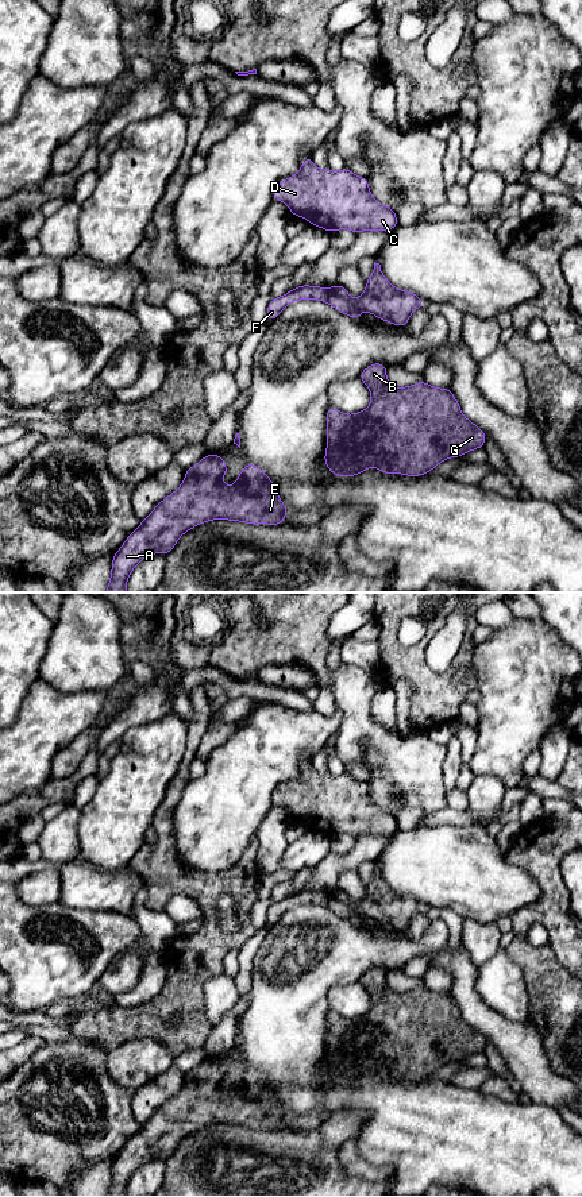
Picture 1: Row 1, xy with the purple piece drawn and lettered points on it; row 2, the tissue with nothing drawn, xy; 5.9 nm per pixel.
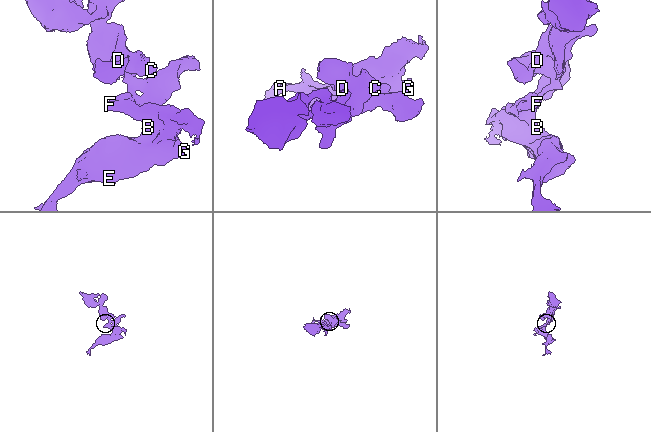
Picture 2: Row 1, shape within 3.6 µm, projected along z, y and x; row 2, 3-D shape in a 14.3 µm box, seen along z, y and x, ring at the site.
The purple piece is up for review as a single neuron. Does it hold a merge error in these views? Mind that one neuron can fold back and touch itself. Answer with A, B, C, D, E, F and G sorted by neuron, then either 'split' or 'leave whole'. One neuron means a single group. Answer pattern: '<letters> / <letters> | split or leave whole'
A B E F G / C D | split

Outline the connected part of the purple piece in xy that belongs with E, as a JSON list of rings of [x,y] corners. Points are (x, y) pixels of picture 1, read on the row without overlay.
[[[208,1058],[188,1073],[182,1089],[155,1111],[113,1159],[105,1197],[127,1197],[128,1181],[139,1166],[151,1158],[166,1161],[184,1138],[203,1127],[284,1127],[289,1113],[262,1073],[247,1066],[232,1090],[221,1086],[226,1078],[227,1067],[217,1058]]]

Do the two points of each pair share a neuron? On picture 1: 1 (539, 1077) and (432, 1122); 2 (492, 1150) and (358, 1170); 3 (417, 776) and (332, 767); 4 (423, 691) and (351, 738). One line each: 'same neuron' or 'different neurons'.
1: different neurons
2: different neurons
3: different neurons
4: different neurons

